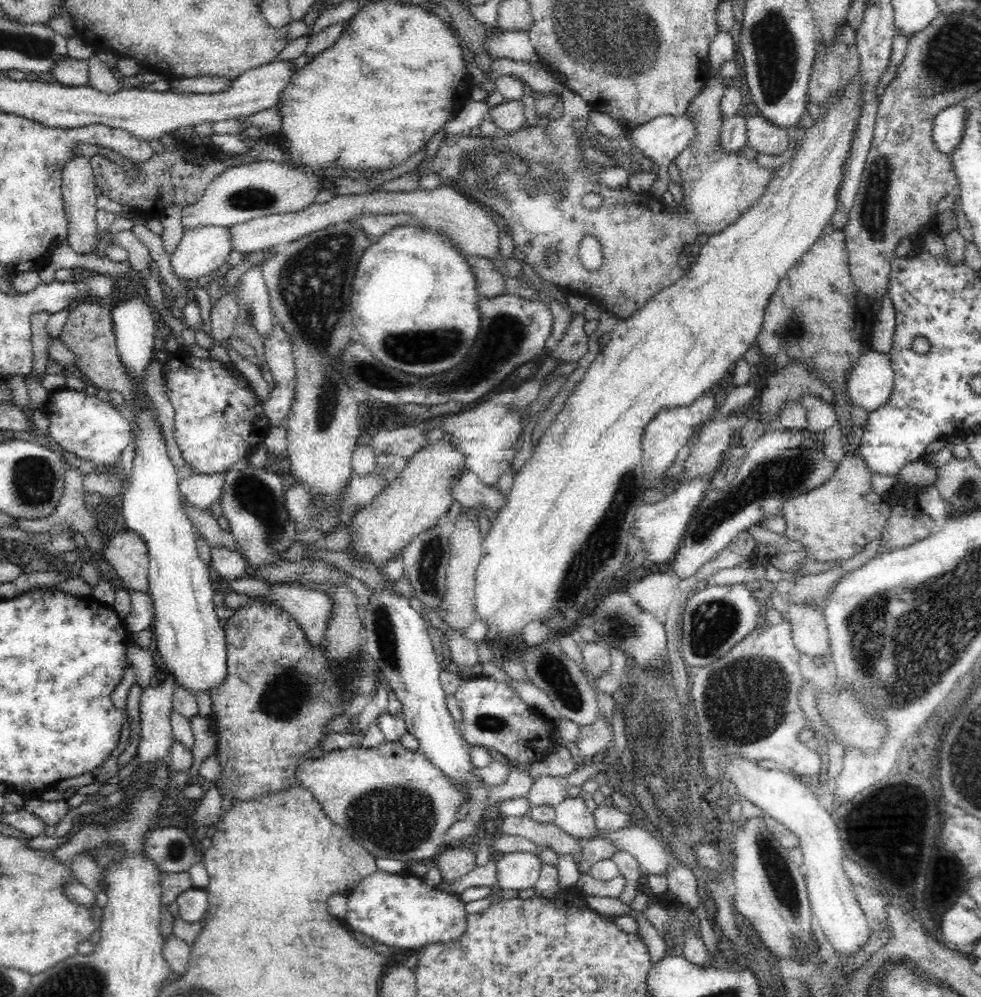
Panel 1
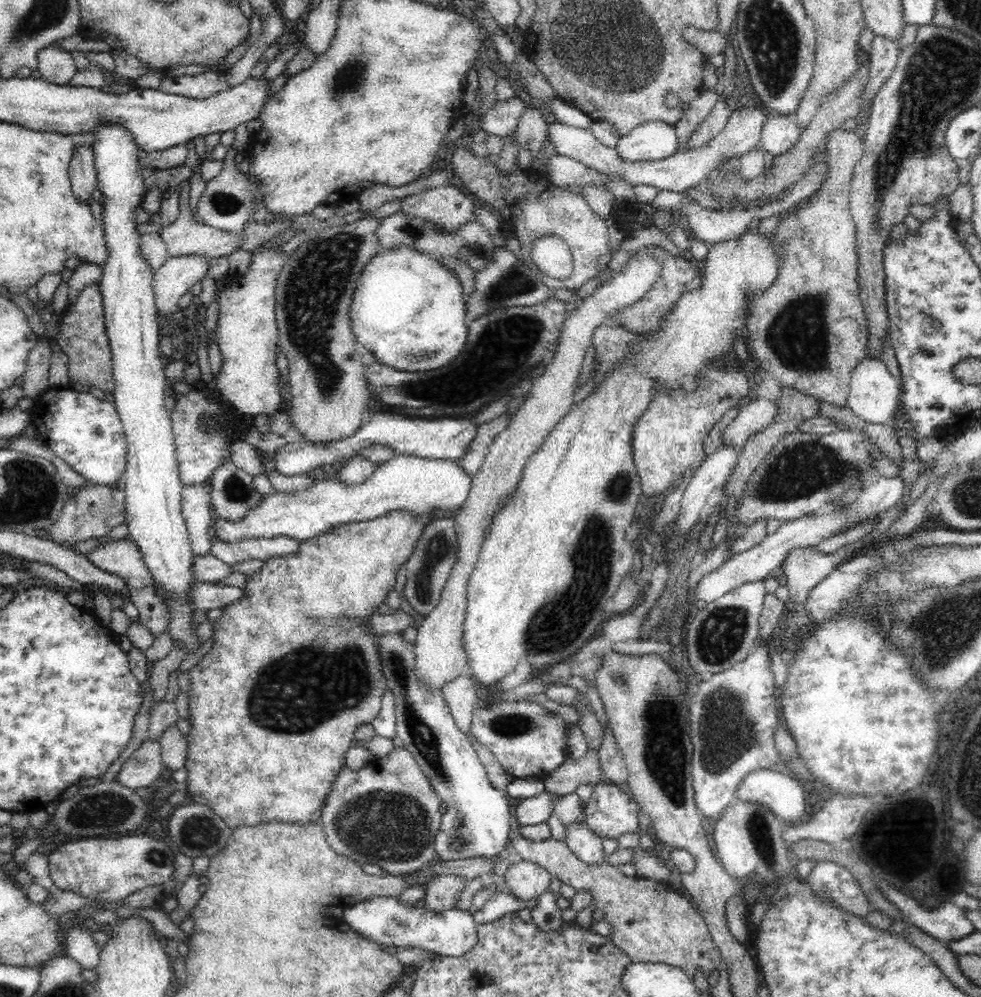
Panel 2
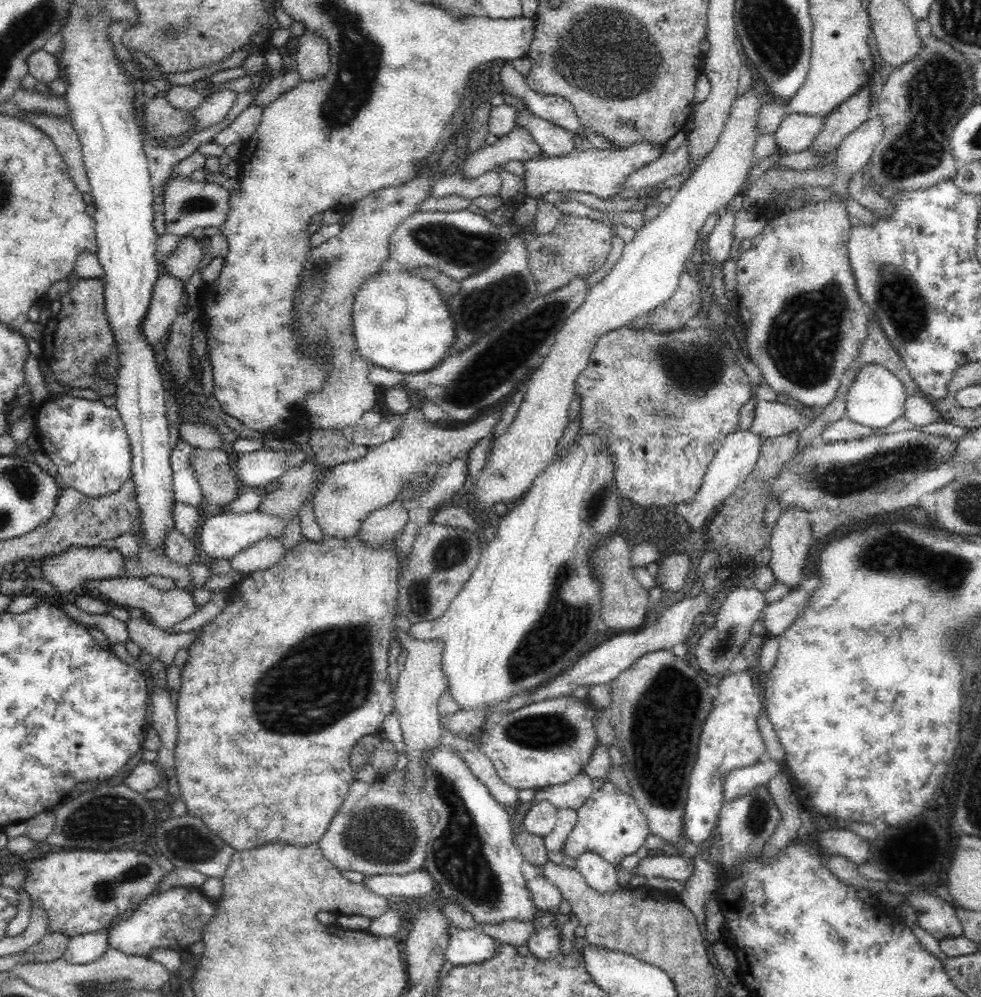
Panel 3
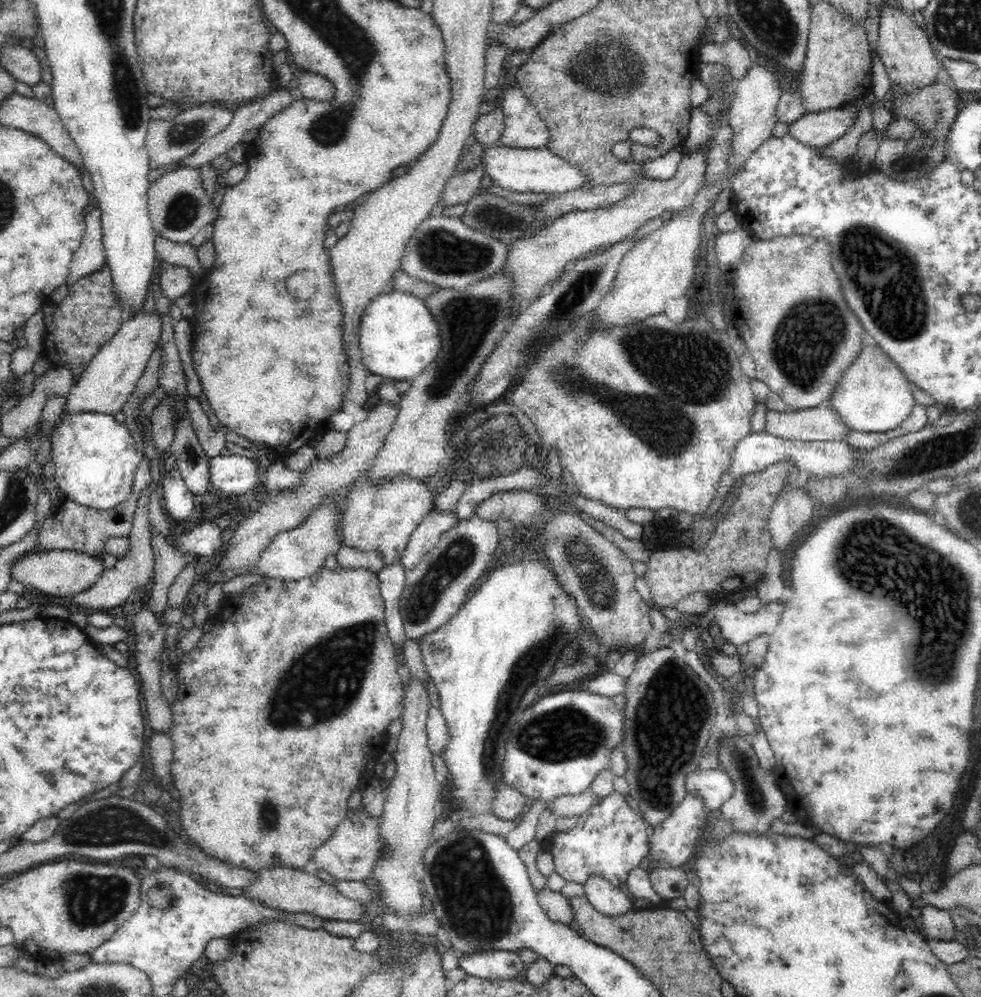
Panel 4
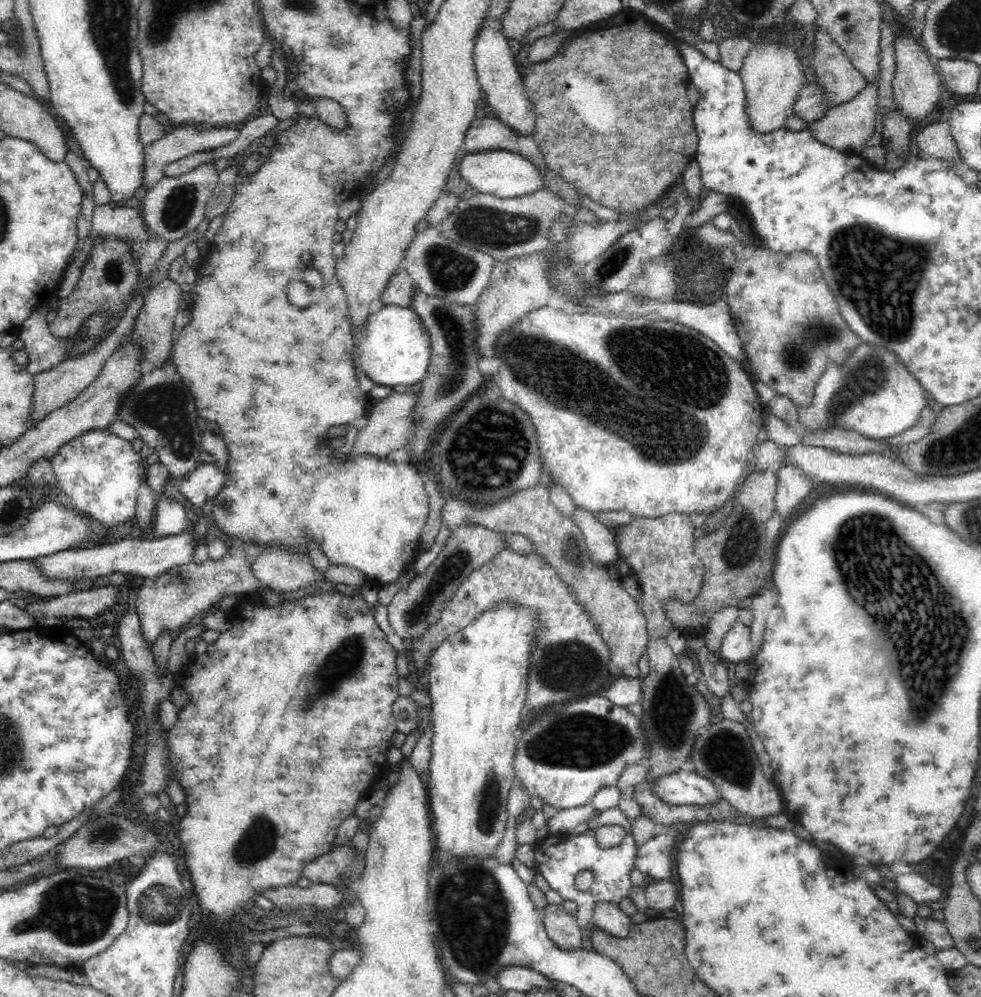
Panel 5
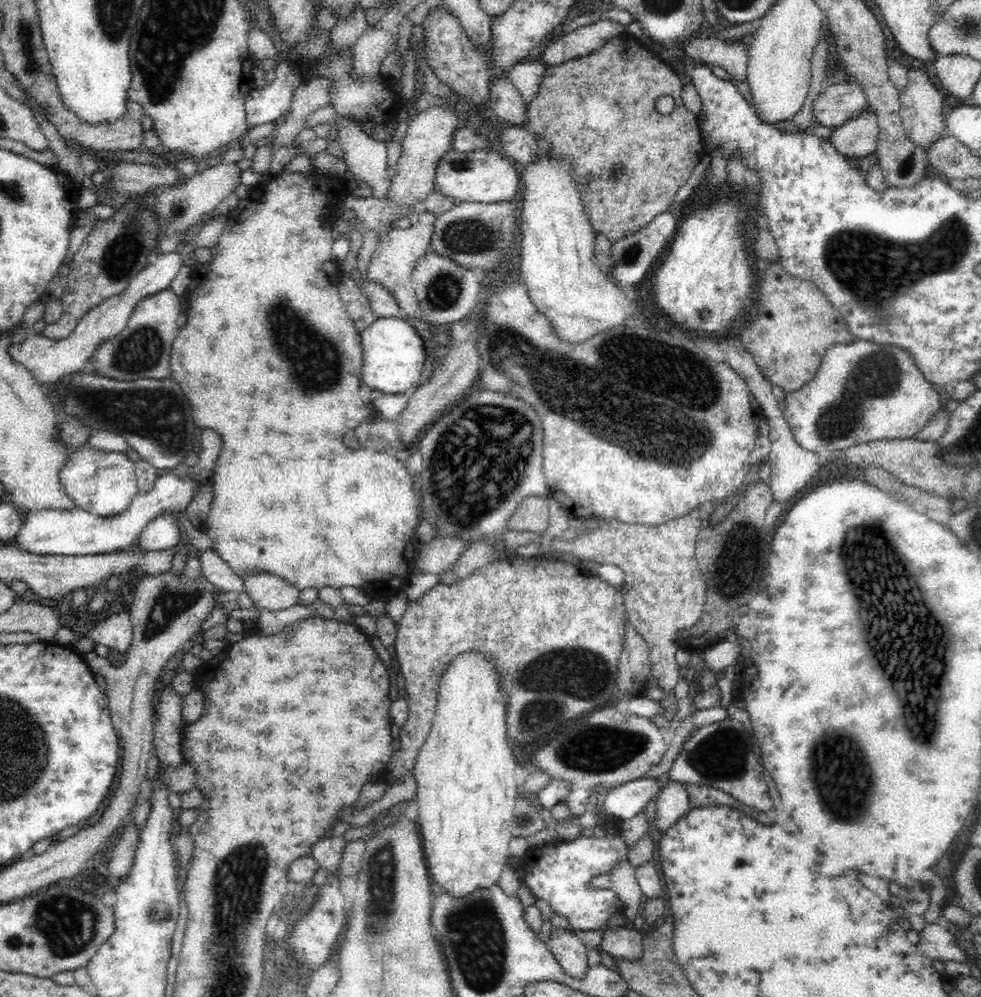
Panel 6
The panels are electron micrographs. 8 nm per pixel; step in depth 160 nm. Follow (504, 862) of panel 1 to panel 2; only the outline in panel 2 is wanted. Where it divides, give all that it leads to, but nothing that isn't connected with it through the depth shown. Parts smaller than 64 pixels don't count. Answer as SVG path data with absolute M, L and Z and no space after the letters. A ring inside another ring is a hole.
M524 860L505 868L505 882L515 896L522 900L537 899L549 889L552 877L546 869Z

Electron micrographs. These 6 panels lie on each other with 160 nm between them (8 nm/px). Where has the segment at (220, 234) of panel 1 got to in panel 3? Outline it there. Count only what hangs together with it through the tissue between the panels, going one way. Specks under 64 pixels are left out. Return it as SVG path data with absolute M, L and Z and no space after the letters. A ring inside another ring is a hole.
M167 272L156 281L149 308L138 332L142 333L150 347L158 344L168 334L173 320L179 315L183 289L182 283L170 277Z

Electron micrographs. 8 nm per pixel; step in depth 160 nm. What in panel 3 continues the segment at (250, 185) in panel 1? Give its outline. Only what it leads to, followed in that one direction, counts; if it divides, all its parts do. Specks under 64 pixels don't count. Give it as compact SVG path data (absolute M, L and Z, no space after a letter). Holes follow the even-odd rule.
M170 176L162 186L162 213L166 232L182 237L196 228L220 228L228 214L228 198L228 190L217 183L199 182L188 176Z

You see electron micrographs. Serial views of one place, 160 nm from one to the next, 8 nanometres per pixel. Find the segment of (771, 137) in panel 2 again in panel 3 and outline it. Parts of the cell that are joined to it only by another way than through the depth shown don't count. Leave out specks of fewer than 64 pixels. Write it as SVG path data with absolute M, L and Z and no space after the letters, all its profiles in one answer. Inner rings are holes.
M790 113L775 132L777 146L786 153L808 150L815 136L821 131L825 117Z

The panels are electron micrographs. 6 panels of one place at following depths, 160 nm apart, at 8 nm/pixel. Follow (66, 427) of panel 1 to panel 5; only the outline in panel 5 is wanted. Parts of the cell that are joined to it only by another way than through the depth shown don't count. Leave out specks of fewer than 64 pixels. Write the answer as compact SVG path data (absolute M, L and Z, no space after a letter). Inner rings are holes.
M94 429L62 445L50 461L59 488L76 511L86 513L105 528L128 524L135 516L140 456L128 441L118 438L108 429Z

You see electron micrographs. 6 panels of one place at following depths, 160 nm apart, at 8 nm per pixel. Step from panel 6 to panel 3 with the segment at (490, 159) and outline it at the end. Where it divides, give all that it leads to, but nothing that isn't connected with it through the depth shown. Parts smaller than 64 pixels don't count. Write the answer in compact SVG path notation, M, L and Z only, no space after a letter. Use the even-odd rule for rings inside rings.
M636 143L628 148L611 148L610 150L598 150L588 148L586 151L573 151L565 156L548 157L544 154L524 162L523 174L525 191L530 197L540 197L546 192L586 192L599 199L607 199L612 194L618 194L622 190L622 182L634 169L642 168L657 160L661 149L652 147L650 143Z

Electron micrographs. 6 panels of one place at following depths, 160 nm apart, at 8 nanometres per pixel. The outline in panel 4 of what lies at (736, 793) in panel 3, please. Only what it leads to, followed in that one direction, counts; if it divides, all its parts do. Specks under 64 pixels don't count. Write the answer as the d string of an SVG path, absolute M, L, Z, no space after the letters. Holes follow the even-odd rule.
M699 763L698 768L688 774L684 789L686 789L687 796L690 794L690 796L696 796L696 798L702 799L704 809L708 811L718 810L727 802L728 798L730 798L730 794L734 792L733 781L726 775L726 772L722 771L719 767L712 768L712 766L709 770L701 770Z

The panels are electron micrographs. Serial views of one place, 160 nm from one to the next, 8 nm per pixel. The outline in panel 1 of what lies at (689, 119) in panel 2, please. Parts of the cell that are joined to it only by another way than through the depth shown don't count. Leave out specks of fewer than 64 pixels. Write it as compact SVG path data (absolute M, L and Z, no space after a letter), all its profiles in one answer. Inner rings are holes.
M712 76L704 89L689 102L686 117L694 123L694 138L685 146L685 150L677 157L676 166L683 178L684 206L678 211L667 214L664 206L647 199L646 192L635 193L628 186L608 189L598 185L586 171L587 161L579 152L580 134L574 132L570 123L559 117L550 123L547 129L542 126L527 128L510 134L499 134L491 137L462 136L448 137L439 147L438 153L428 164L418 168L418 174L426 176L434 172L441 180L461 181L461 190L467 198L476 196L482 204L490 206L494 212L502 214L506 224L510 226L514 244L523 254L524 260L530 264L533 274L548 281L566 292L582 292L592 294L607 310L614 312L620 321L634 316L644 305L648 304L656 294L670 285L676 284L687 272L678 263L678 255L682 253L684 244L691 245L698 234L715 235L722 232L729 224L750 210L767 189L776 169L766 169L755 161L747 161L741 154L723 154L718 147L718 134L722 126L720 100L725 87ZM586 194L599 194L601 204L588 209L582 205ZM595 236L602 247L604 262L595 271L586 270L579 259L579 248L582 238ZM546 250L557 252L557 263L548 267L544 261Z

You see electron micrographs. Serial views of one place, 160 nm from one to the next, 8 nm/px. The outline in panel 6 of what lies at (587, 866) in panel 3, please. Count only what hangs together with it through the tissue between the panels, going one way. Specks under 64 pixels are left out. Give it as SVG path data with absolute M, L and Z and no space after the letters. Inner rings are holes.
M625 926L610 928L605 932L601 950L608 953L616 962L634 962L643 955L643 935Z

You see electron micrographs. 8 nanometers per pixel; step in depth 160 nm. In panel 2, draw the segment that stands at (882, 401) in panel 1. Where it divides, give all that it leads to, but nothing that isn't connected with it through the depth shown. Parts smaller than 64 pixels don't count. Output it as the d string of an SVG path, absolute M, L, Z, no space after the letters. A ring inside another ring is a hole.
M864 358L854 367L849 382L846 406L865 422L890 424L898 406L899 390L898 382L882 360Z

